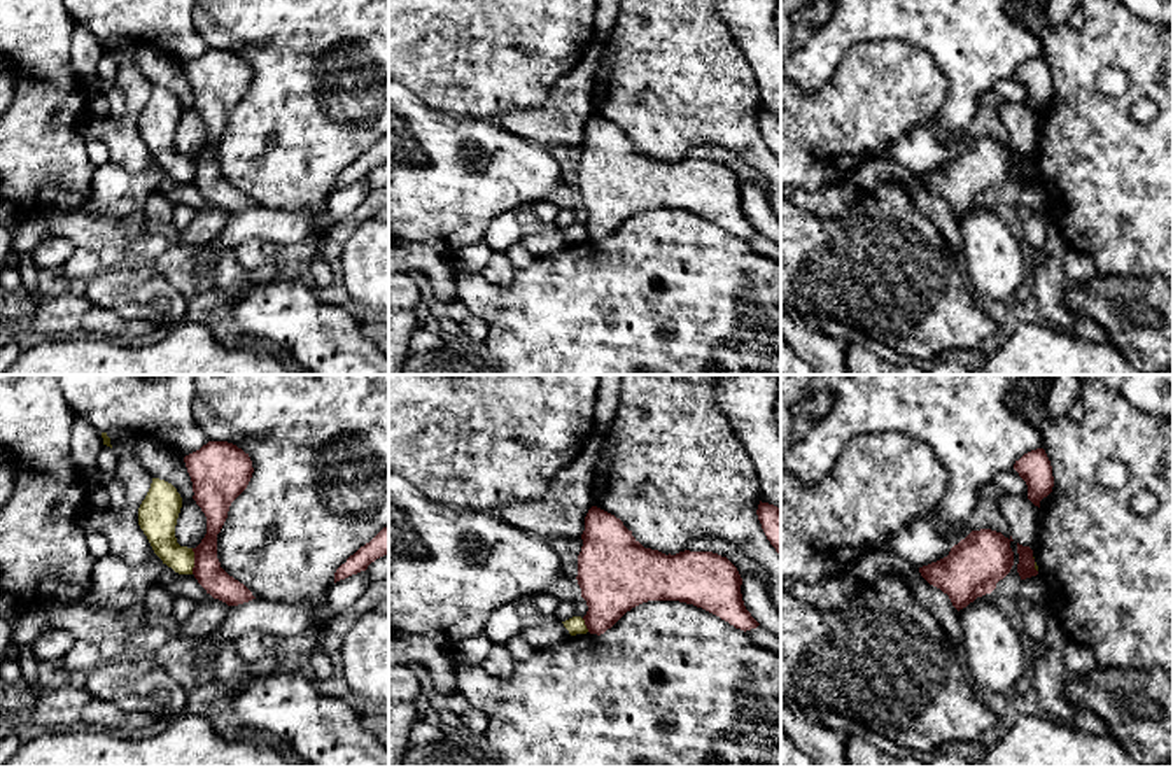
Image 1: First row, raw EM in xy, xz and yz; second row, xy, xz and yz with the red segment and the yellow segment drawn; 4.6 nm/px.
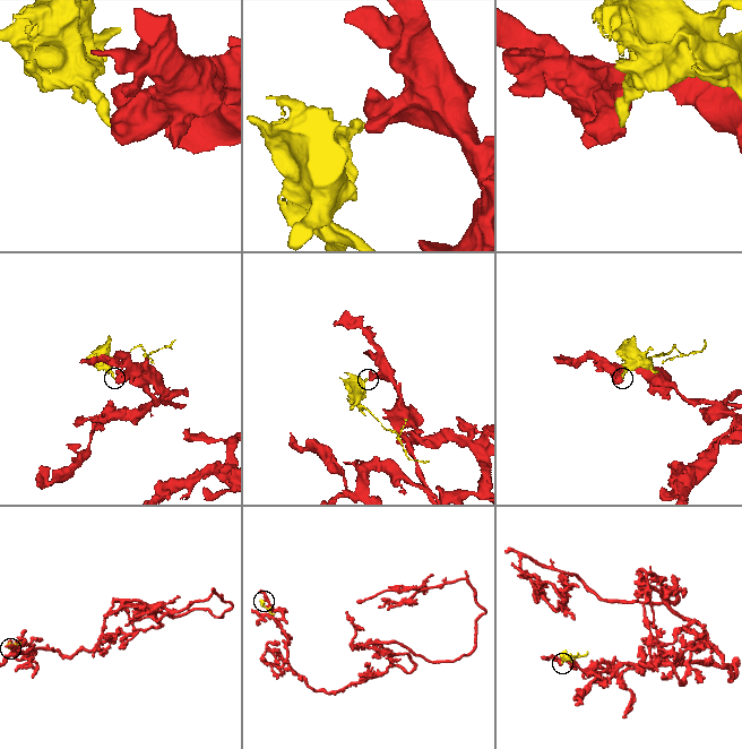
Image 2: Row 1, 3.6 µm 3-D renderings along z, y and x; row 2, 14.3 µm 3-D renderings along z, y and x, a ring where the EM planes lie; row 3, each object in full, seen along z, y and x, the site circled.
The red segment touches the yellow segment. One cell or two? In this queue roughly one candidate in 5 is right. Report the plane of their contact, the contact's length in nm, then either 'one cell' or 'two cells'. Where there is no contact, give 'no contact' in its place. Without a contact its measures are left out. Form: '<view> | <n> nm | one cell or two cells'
xy | 120 nm | two cells

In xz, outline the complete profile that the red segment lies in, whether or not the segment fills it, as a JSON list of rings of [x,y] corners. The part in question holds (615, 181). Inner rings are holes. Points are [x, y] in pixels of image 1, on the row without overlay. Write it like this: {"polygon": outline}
{"polygon": [[[592,114],[585,124],[581,147],[576,187],[588,214],[583,228],[590,242],[604,242],[627,219],[648,208],[693,212],[744,240],[760,233],[744,214],[742,186],[727,165],[690,158],[665,163],[658,158],[644,156],[620,126],[597,114]]]}

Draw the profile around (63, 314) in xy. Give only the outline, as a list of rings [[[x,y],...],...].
[[[67,291],[30,303],[23,326],[44,334],[86,334],[117,341],[145,336],[156,329],[154,322],[123,319],[96,306],[86,294],[75,296]]]

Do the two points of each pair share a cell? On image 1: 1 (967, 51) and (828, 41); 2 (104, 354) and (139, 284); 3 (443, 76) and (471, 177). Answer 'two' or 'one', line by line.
1: one
2: two
3: two

